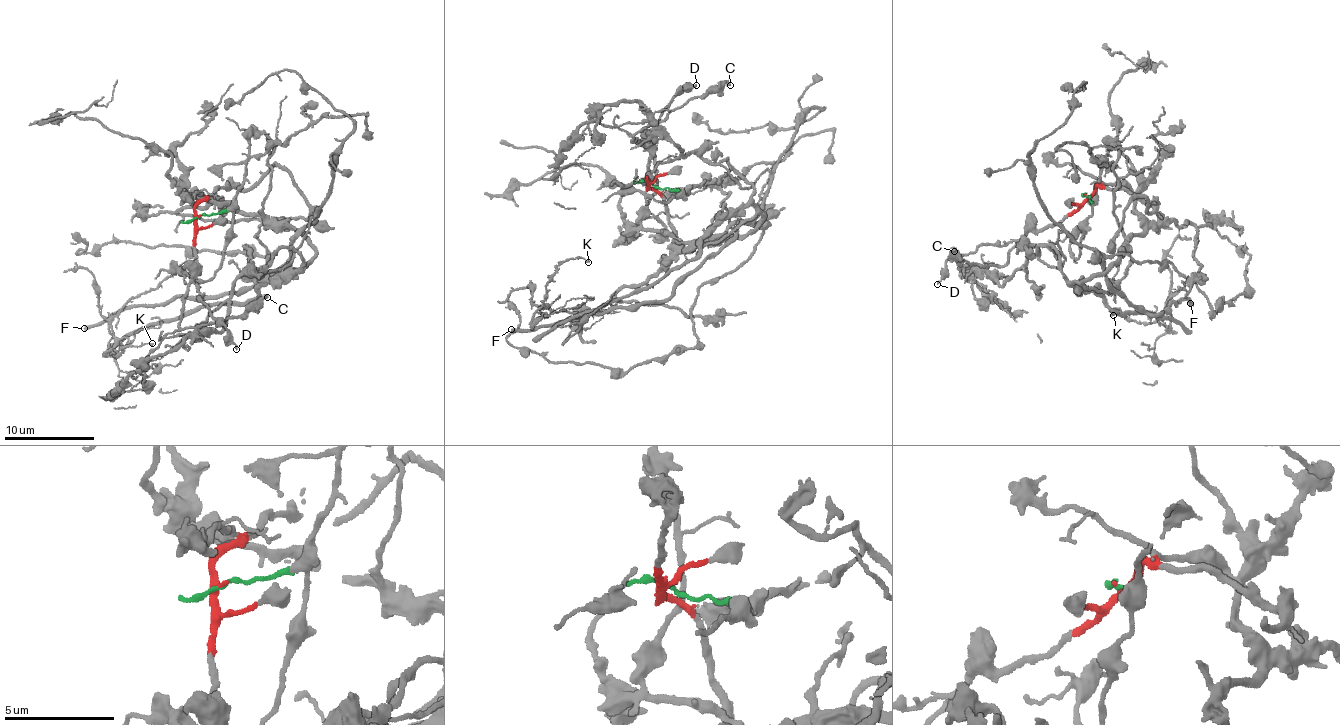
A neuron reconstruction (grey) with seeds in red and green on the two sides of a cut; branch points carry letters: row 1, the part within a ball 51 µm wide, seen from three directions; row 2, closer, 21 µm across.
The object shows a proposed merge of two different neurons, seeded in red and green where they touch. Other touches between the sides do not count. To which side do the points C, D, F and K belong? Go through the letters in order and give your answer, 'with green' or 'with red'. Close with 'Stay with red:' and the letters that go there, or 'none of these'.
C: with red
D: with red
F: with red
K: with red
Stay with red: C, D, F, K

